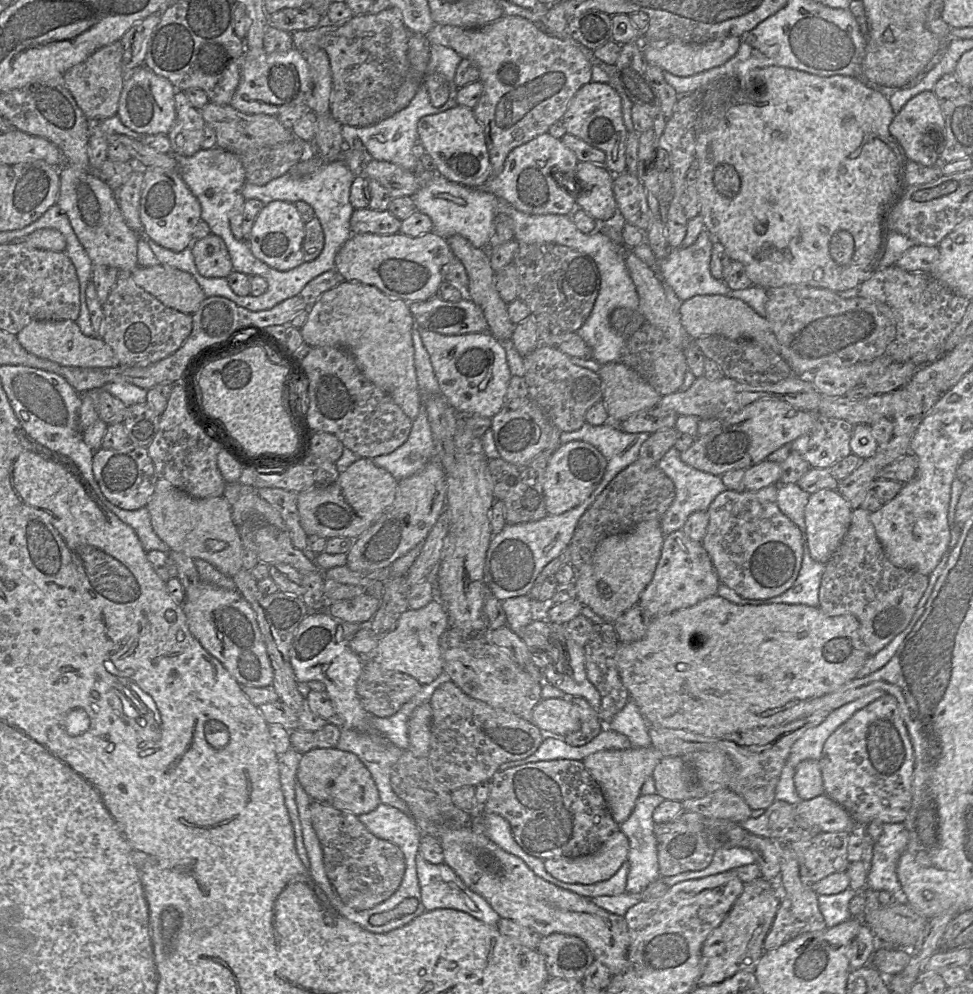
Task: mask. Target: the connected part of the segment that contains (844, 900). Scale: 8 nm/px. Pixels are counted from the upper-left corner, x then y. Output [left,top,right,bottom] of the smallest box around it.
[818,888,865,928]

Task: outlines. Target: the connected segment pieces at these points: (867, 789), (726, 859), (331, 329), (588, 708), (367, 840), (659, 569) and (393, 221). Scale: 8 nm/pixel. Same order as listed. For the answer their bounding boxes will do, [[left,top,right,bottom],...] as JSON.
[[819,694,914,828],[660,848,755,887],[300,280,421,420],[563,697,606,747],[311,801,406,911],[638,529,719,618],[350,207,401,235]]

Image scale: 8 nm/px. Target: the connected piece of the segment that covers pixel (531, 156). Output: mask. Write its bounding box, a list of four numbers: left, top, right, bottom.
[477,132,578,215]

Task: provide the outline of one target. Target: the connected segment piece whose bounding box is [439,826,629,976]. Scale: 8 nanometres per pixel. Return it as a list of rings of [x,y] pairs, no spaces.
[[[468,826],[445,831],[440,835],[439,840],[443,848],[444,863],[471,891],[484,898],[500,918],[510,919],[521,926],[531,928],[542,937],[553,933],[576,936],[587,944],[594,958],[604,964],[612,976],[626,970],[629,933],[624,916],[612,914],[595,905],[590,898],[577,895],[543,880],[534,874],[520,858],[499,848],[486,835],[474,833]]]

